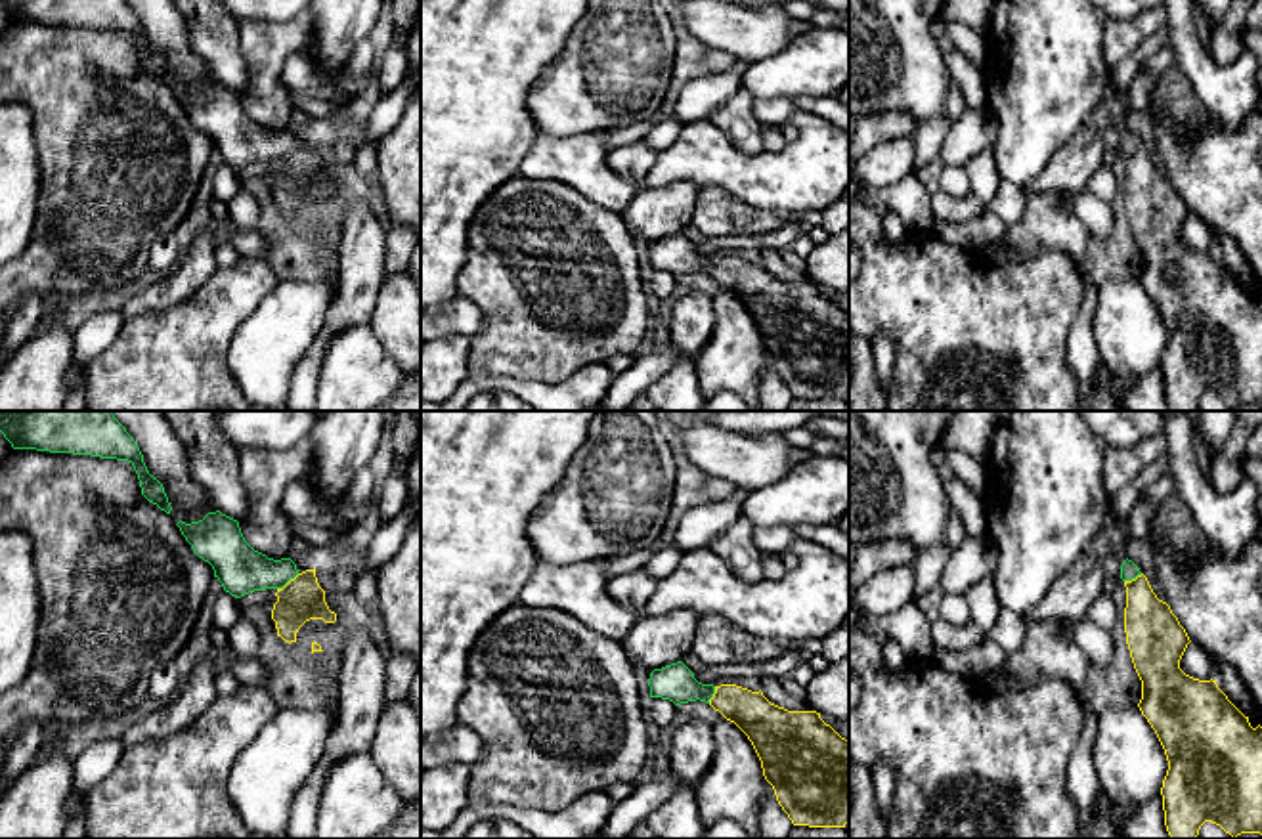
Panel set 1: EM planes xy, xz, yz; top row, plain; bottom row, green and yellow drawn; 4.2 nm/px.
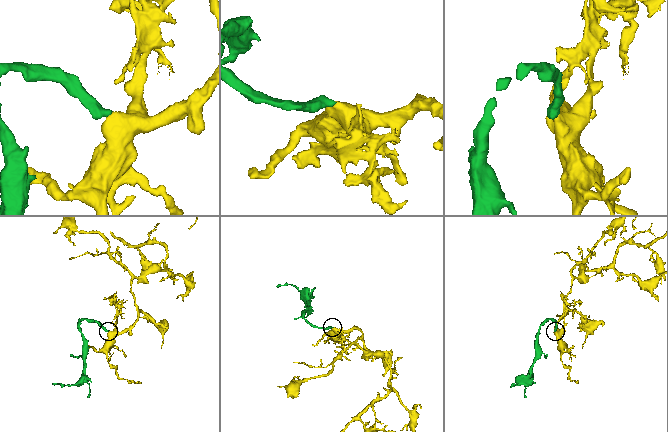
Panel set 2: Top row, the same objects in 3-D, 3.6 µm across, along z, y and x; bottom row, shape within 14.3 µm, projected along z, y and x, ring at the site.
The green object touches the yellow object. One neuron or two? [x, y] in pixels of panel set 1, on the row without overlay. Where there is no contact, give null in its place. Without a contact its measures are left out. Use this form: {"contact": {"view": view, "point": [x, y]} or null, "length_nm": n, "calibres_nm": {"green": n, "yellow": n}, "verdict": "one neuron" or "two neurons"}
{"contact": {"view": "xy", "point": [287, 153]}, "length_nm": 120, "calibres_nm": {"green": 200, "yellow": 180}, "verdict": "one neuron"}

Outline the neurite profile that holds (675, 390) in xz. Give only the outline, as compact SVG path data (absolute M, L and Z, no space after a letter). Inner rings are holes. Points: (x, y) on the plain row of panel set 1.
M692 357L681 359L658 376L629 407L629 411L702 411L698 376Z

